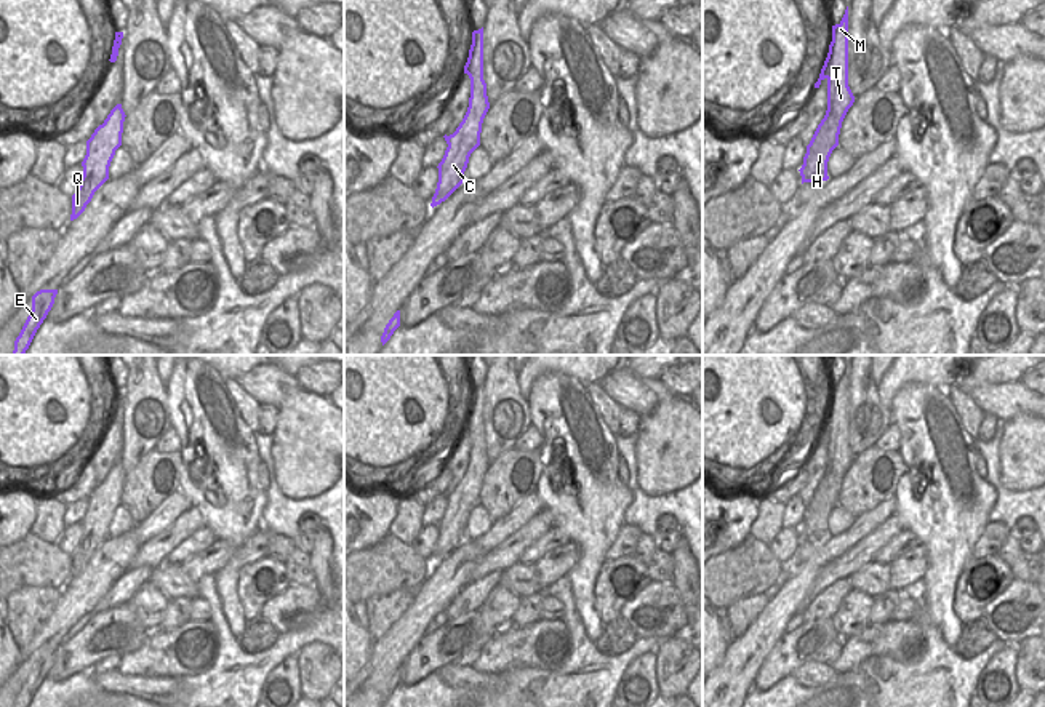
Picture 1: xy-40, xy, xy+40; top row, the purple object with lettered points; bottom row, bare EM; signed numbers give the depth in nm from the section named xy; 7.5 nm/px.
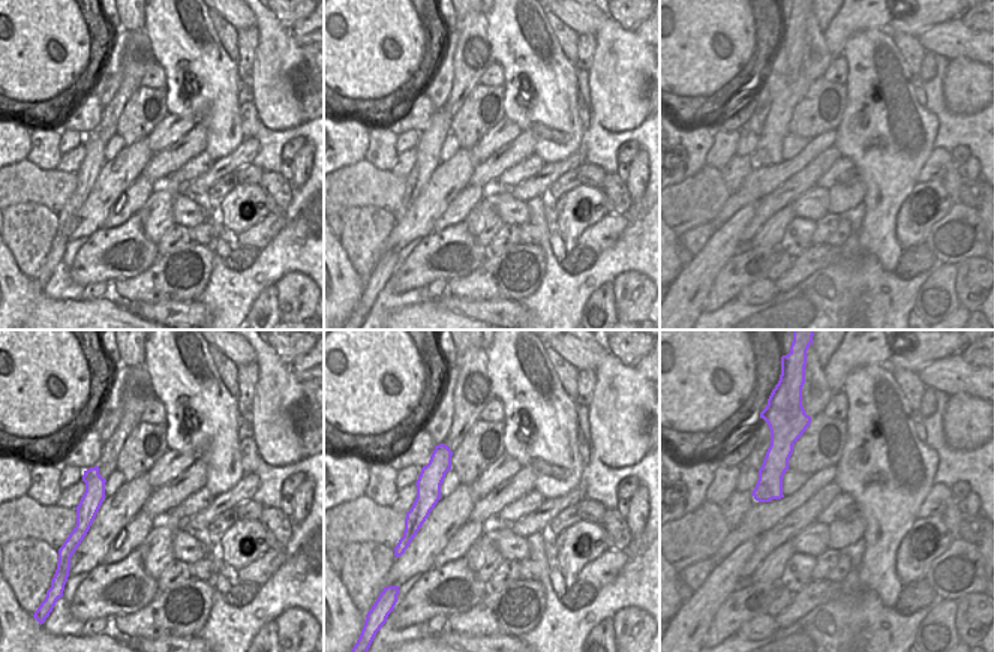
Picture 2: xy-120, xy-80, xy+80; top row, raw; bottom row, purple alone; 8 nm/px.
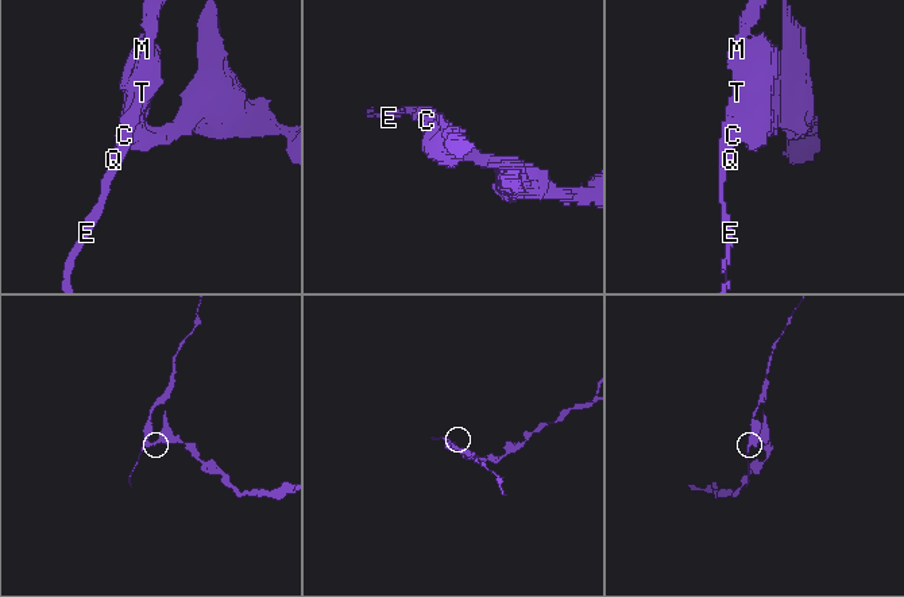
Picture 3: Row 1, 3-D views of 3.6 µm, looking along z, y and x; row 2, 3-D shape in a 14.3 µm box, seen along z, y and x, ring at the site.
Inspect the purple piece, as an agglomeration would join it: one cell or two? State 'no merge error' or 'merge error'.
merge error

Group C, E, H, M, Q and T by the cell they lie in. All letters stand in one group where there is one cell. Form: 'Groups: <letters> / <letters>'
Groups: C E M Q T / H.

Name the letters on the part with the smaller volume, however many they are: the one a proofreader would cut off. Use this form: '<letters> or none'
C, E, M, Q, T

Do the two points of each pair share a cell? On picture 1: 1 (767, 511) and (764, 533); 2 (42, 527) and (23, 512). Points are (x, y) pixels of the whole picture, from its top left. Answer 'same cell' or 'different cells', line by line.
1: same cell
2: different cells

